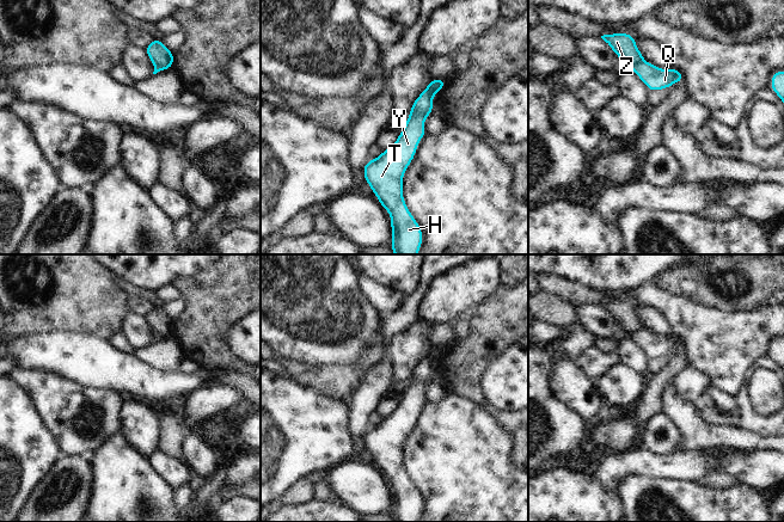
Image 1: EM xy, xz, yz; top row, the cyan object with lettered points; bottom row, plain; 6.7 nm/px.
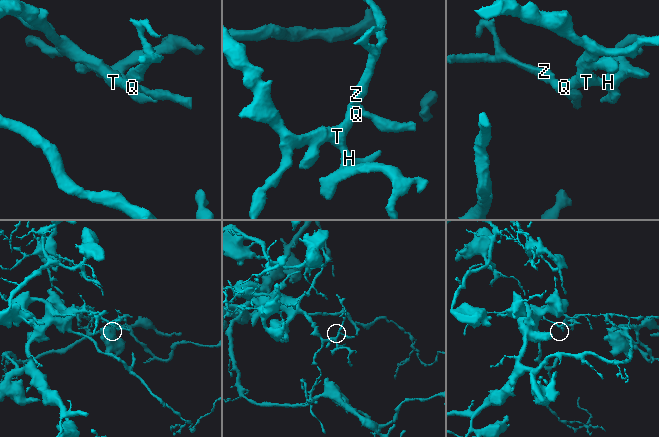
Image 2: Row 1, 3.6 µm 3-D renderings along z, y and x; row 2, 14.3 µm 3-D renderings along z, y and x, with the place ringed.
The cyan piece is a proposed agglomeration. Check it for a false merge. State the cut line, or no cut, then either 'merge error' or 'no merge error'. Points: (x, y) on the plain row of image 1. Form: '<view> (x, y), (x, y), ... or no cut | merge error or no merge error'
yz (644, 329), (637, 330), (631, 336) | merge error

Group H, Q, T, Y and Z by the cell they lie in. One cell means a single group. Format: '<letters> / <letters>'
H Q T Y / Z

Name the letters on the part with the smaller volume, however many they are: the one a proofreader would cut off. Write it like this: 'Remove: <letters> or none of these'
Remove: Z

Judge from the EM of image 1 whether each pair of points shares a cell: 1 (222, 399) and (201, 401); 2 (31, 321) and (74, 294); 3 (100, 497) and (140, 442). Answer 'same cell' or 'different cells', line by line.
1: same cell
2: same cell
3: different cells

